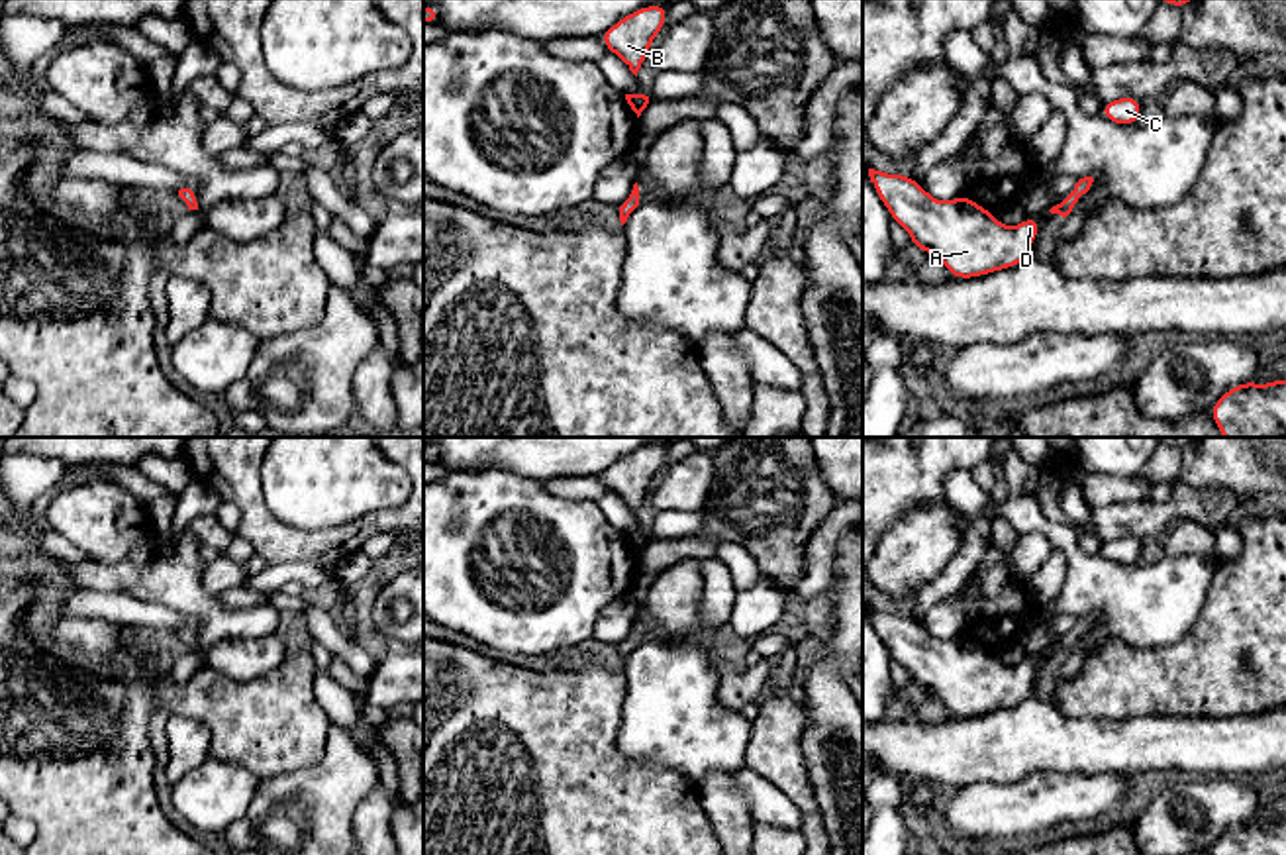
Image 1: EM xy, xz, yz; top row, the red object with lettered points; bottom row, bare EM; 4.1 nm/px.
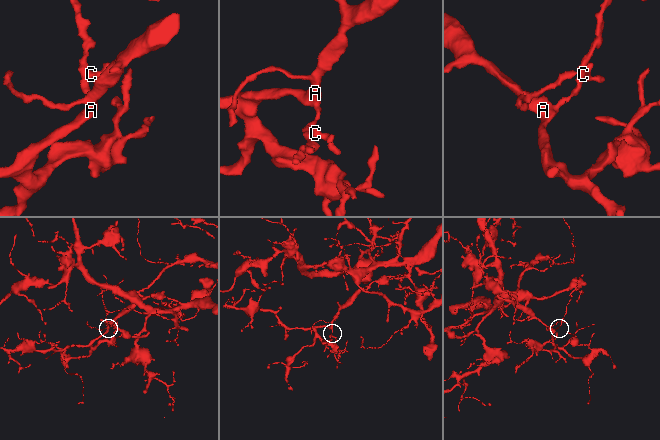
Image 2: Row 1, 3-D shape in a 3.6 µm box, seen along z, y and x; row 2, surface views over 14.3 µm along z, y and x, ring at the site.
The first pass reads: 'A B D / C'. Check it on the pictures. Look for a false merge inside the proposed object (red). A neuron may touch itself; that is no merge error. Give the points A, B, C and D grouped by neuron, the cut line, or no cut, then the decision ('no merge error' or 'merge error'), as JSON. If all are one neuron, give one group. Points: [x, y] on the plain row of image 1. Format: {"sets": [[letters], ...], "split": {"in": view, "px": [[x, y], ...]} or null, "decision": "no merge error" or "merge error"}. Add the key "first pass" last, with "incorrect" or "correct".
{"sets": [["A", "B", "C", "D"]], "split": null, "decision": "no merge error", "first pass": "incorrect"}

